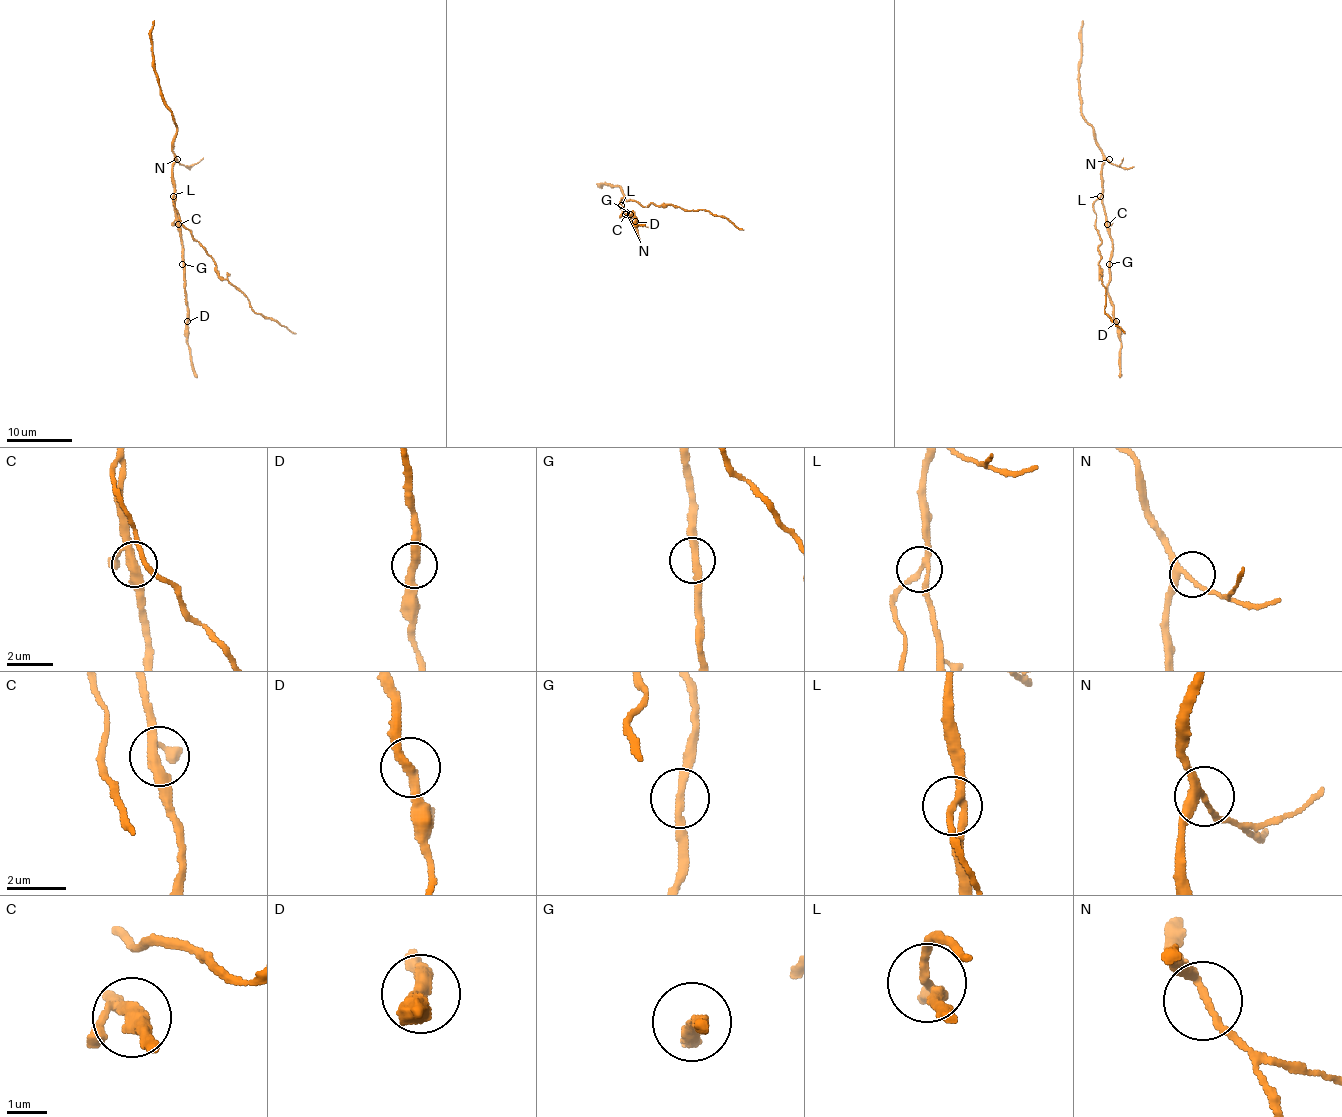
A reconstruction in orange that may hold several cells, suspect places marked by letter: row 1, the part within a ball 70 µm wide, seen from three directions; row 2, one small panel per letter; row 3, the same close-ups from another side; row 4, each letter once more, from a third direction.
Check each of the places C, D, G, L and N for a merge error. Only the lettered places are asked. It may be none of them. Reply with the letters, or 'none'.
L

